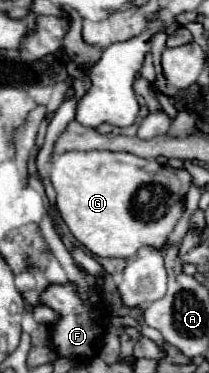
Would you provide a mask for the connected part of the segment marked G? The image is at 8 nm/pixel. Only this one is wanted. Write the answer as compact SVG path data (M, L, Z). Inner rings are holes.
M66 151L66 153L60 153L54 157L54 163L52 163L52 171L50 171L50 181L54 185L54 191L56 191L56 197L58 197L58 209L60 209L60 215L64 219L64 223L68 225L70 233L88 249L92 251L94 255L98 257L114 257L114 259L132 259L136 255L136 251L140 247L156 247L156 249L164 249L166 241L168 241L168 235L174 231L176 223L180 221L182 217L182 211L184 211L184 197L188 193L188 189L192 187L192 175L186 171L186 169L176 169L176 167L170 167L170 165L160 165L156 161L148 161L144 157L138 157L138 155L132 155L132 153L126 153L126 151Z

